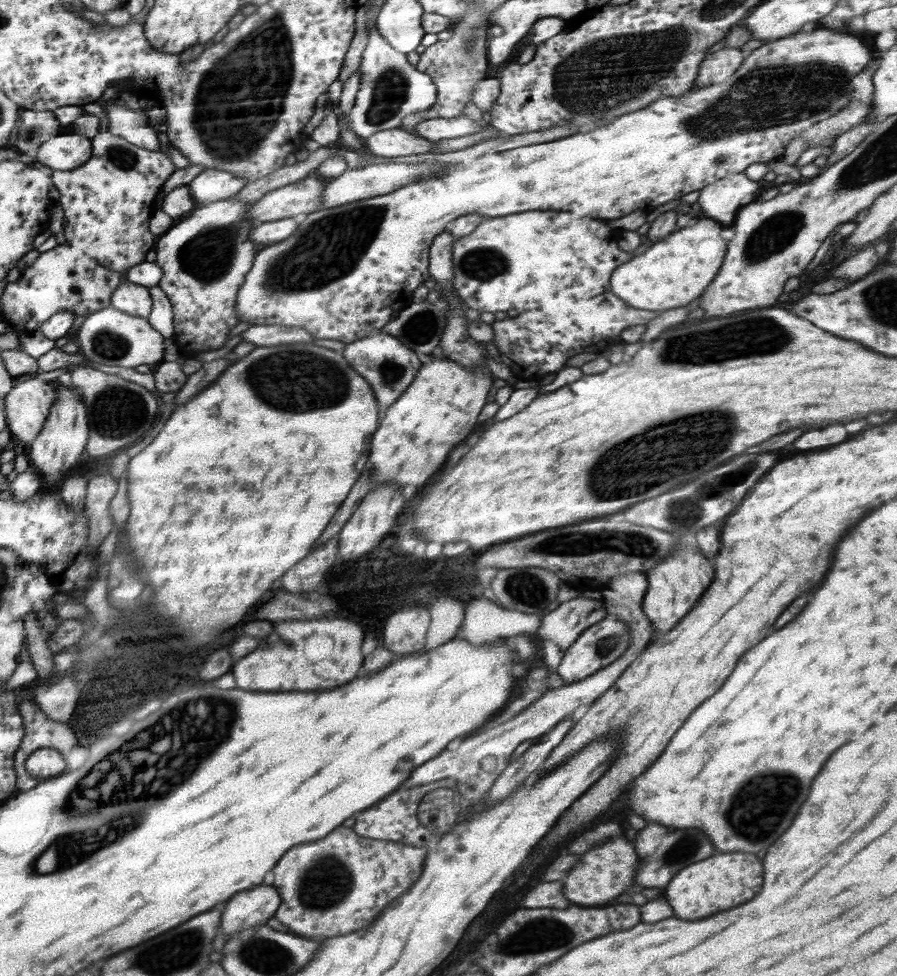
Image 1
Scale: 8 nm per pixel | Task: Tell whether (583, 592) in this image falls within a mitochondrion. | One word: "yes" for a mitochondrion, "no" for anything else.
no

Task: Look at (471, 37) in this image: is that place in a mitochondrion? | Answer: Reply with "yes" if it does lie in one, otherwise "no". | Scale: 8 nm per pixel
yes

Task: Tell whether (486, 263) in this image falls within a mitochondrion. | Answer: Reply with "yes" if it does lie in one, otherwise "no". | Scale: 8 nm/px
yes

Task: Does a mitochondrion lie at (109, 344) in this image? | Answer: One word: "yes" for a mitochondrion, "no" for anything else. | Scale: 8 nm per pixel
yes

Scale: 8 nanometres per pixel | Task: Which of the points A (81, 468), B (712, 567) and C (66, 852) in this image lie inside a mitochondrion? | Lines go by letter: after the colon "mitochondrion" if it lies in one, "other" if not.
A: other
B: other
C: mitochondrion

